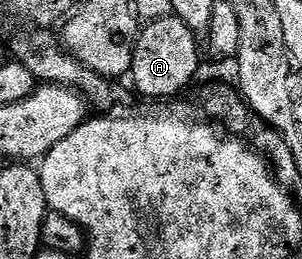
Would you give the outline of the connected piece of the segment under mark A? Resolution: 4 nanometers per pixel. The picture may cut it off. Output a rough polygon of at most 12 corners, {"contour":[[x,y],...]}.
{"contour":[[179,17],[149,23],[133,49],[134,88],[153,100],[187,89],[198,35]]}

